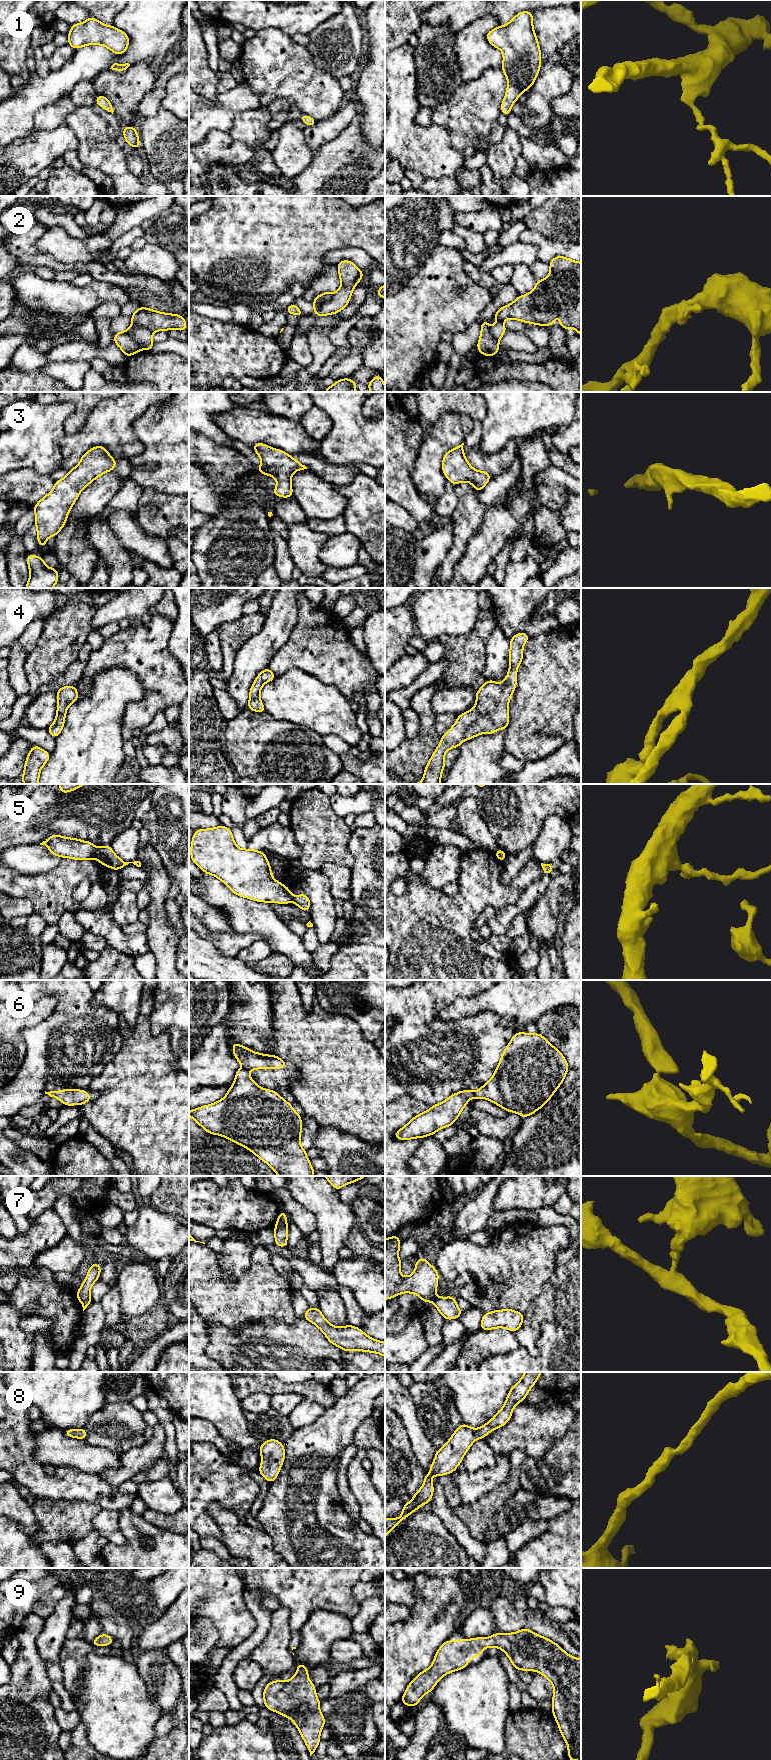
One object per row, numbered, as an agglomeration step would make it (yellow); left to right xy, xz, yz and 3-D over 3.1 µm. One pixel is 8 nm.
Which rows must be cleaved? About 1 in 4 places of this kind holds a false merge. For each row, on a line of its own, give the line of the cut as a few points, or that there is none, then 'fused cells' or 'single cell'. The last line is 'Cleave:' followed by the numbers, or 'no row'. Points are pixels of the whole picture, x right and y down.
1: no cut | single cell
2: xz (333, 294), (322, 304), (316, 313) | fused cells
3: no cut | single cell
4: no cut | single cell
5: xy (97, 849), (94, 858) | fused cells
6: xz (244, 1067), (248, 1070) | fused cells
7: xz (286, 1224), (275, 1227) | fused cells
8: no cut | single cell
9: no cut | single cell
Cleave: 2, 5, 6, 7

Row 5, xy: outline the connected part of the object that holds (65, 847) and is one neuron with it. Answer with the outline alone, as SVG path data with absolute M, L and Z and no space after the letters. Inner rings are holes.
M55 834L40 843L40 845L46 845L52 855L60 856L61 858L82 861L95 859L96 857L96 846L90 841L81 841L78 838L62 837Z

